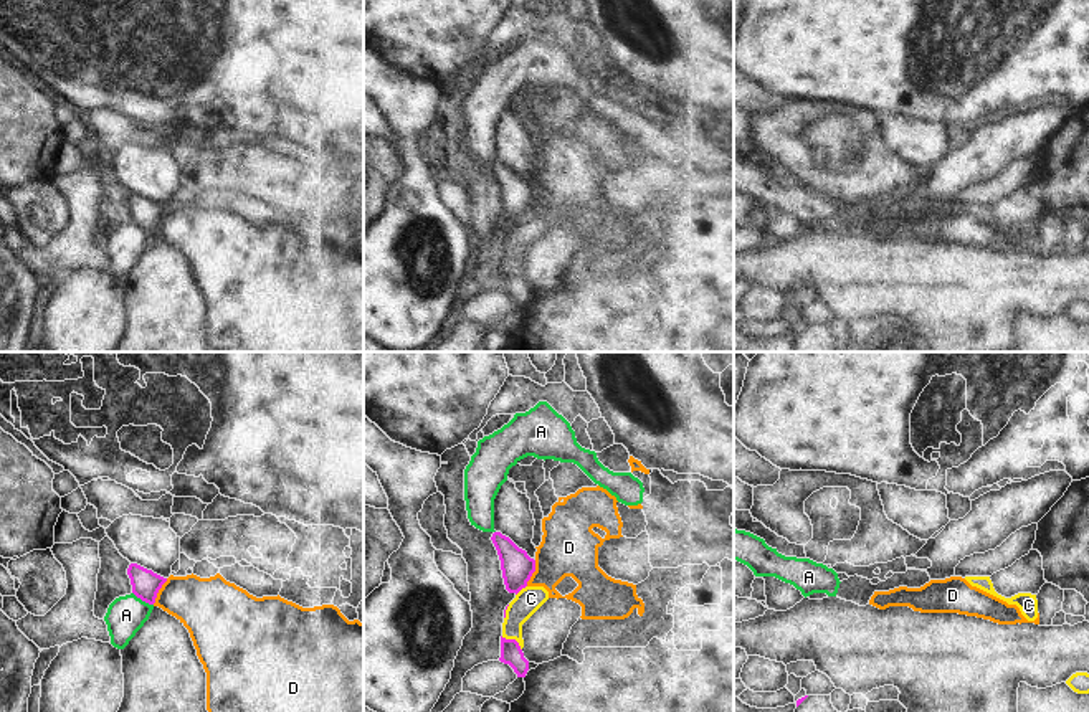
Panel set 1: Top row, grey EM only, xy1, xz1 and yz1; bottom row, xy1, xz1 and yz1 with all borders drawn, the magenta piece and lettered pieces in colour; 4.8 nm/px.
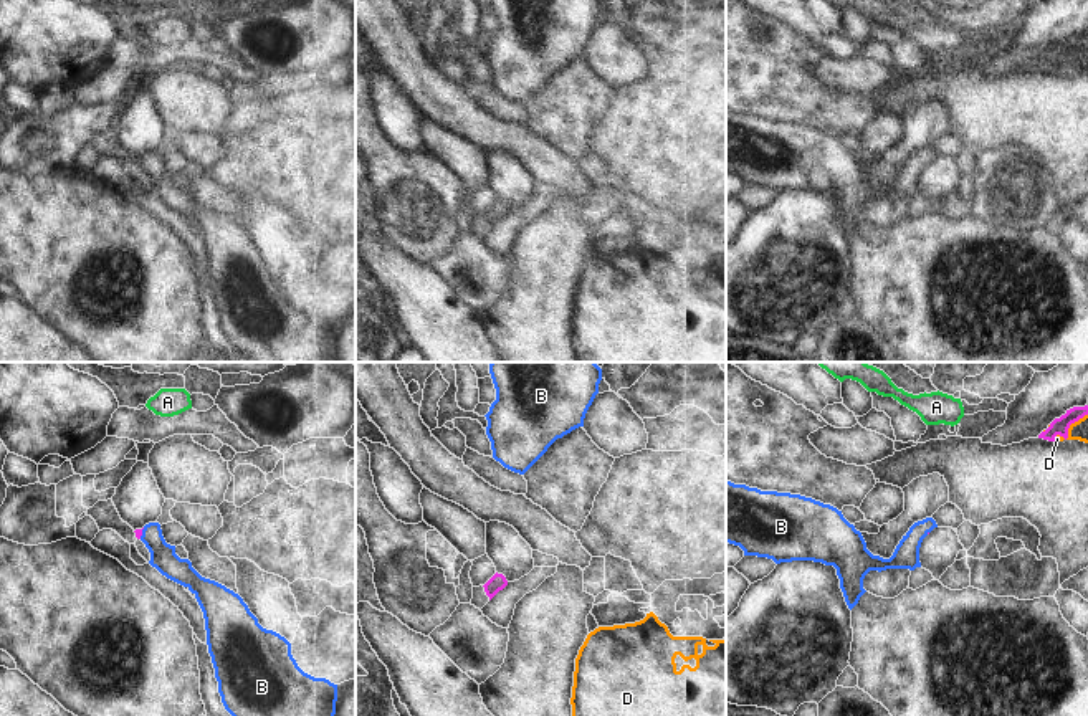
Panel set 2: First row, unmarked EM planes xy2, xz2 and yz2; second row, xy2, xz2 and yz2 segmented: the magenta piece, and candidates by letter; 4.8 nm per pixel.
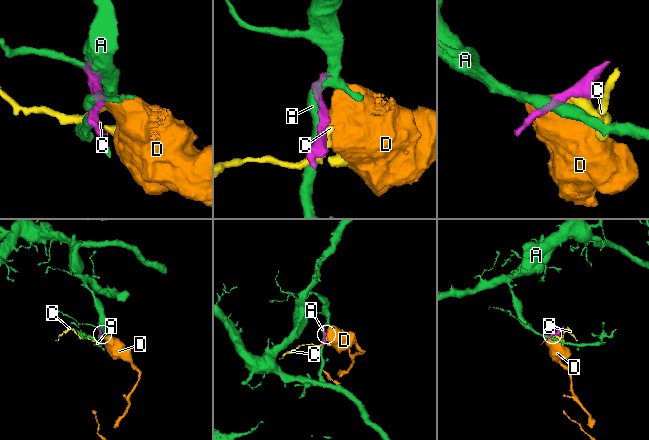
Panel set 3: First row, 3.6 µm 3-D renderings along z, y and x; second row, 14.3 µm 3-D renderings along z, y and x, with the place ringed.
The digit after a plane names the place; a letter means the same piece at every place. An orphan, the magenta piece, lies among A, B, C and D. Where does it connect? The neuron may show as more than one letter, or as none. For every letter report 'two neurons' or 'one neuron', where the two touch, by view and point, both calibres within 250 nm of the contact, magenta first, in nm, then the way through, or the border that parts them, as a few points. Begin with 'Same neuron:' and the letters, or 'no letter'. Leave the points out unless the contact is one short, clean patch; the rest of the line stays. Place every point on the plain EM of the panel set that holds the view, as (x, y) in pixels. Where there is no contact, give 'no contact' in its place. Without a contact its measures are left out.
Same neuron: B
A: two neurons | xy1 (142, 230) | 140/190 nm | along xy1 (133, 222), (152, 235)
B: one neuron | xy2 (141, 162) | 30/130 nm | across xy2 (138, 161), (141, 162), (162, 186)
C: two neurons | xz1 (513, 270) | 110/120 nm | along xz1 (501, 266), (513, 268), (521, 280)
D: two neurons | yz2 (1067, 60) | 80/90 nm | along yz2 (1087, 43), (1070, 55), (1065, 68), (1057, 65), (1054, 70)

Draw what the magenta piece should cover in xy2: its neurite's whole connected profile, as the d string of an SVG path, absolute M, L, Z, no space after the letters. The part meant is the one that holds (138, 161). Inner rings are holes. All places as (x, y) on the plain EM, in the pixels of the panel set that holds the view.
M149 152L134 162L150 182L149 193L195 225L205 248L207 274L222 332L240 356L248 362L337 362L337 314L304 303L291 284L291 273L263 258L238 223L202 207L188 189L180 189L175 175L165 172L159 152Z

